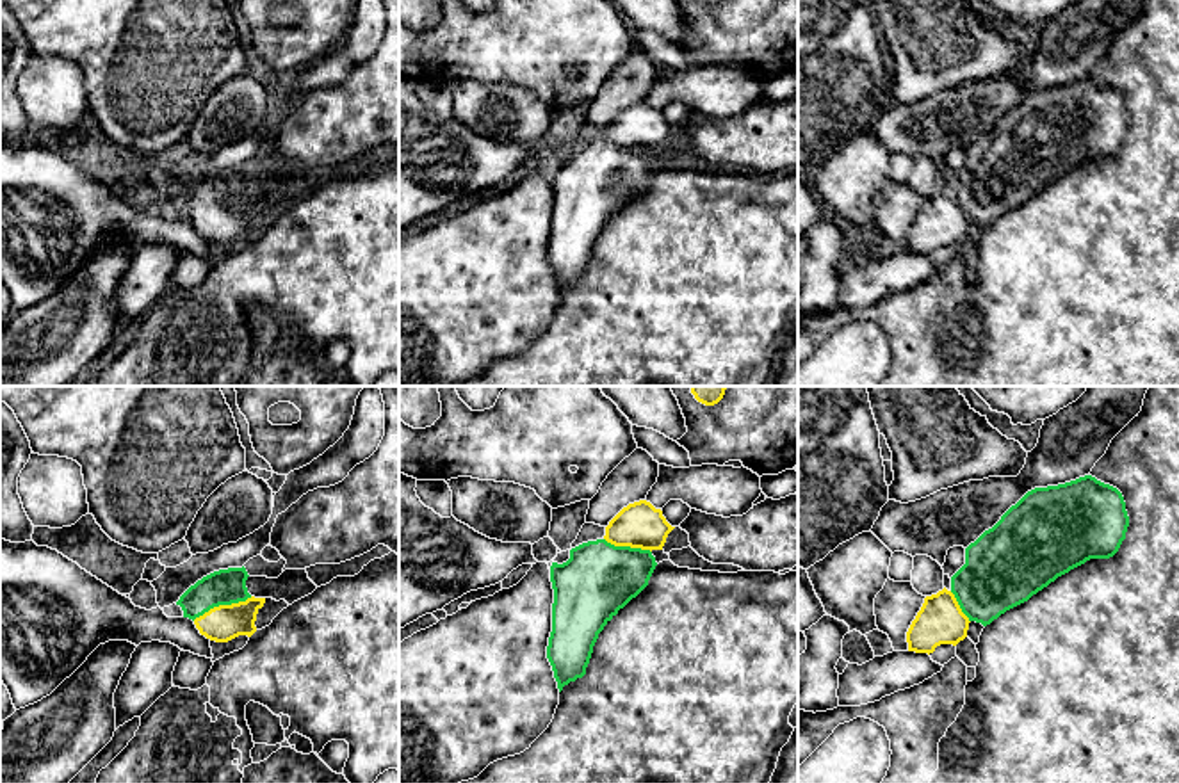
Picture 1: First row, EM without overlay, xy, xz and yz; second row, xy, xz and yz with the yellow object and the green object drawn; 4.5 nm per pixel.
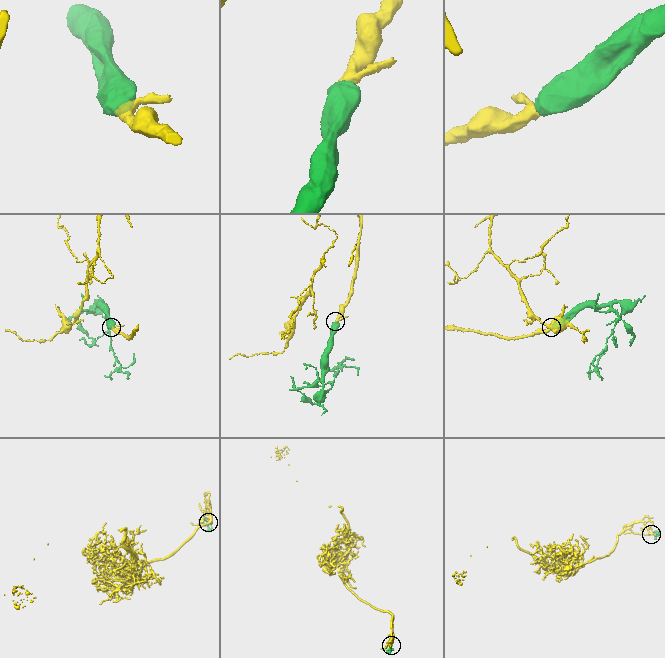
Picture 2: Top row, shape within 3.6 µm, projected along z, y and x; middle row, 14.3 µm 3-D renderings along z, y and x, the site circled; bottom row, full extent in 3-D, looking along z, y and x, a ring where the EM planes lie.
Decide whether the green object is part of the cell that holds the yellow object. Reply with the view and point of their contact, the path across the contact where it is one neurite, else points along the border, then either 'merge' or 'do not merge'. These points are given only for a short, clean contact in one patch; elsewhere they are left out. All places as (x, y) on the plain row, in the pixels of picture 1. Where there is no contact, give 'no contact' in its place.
contact xy (221, 207); way xy (223, 225), (221, 207), (227, 187); merge

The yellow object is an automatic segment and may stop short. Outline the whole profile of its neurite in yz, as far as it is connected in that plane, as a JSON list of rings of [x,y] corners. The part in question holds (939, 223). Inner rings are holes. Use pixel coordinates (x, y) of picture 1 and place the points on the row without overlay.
[[[1092,77],[1028,93],[965,149],[965,165],[951,178],[951,190],[924,199],[907,233],[908,253],[930,256],[940,246],[956,247],[967,238],[971,222],[987,228],[1086,162],[1113,158],[1127,128],[1122,94]]]

